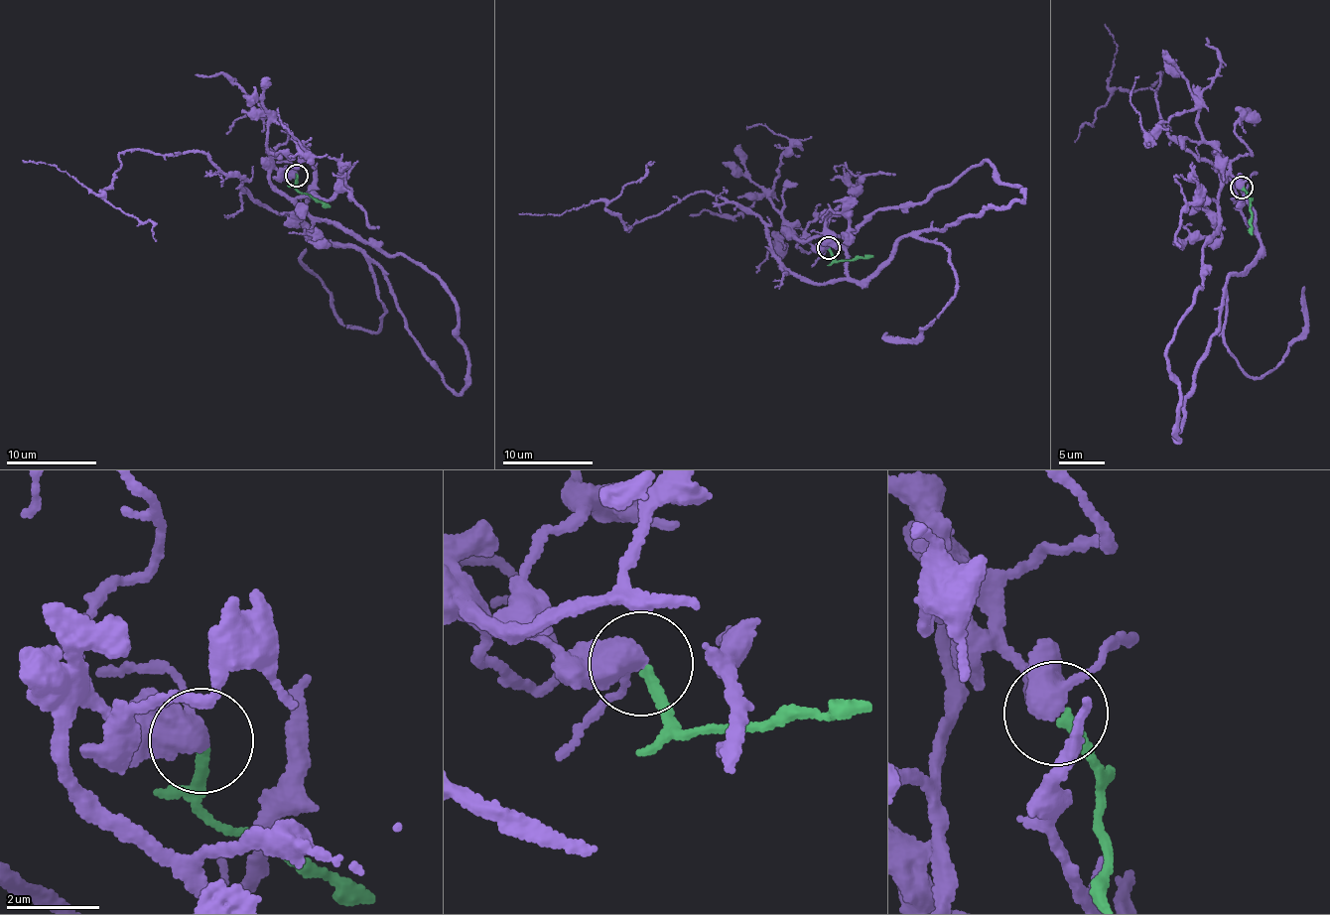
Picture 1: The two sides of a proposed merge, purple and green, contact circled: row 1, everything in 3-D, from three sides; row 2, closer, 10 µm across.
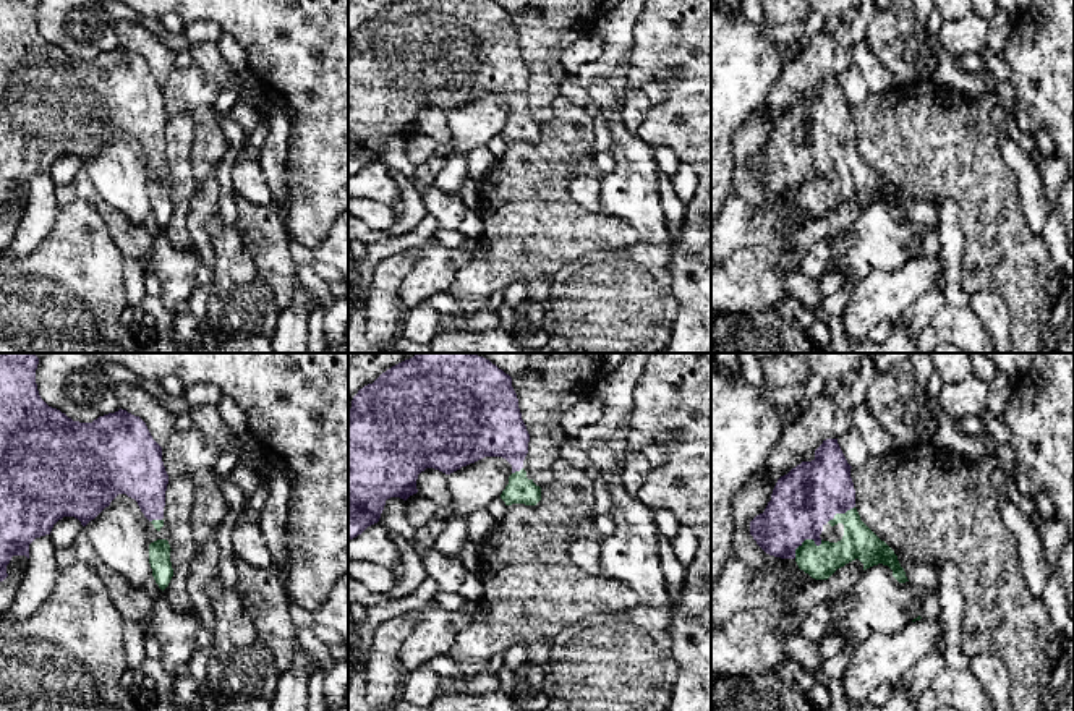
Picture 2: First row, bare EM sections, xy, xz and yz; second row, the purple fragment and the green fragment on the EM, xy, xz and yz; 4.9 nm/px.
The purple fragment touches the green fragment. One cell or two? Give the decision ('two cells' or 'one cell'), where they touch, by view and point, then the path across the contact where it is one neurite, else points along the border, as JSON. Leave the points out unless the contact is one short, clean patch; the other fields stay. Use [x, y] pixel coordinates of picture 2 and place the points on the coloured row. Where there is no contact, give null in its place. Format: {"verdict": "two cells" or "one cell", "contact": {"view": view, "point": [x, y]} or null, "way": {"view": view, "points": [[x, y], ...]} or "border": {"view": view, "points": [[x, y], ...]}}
{"verdict": "one cell", "contact": {"view": "yz", "point": [805, 538]}, "way": {"view": "yz", "points": [[809, 496], [805, 502], [805, 538], [805, 546], [820, 562]]}}

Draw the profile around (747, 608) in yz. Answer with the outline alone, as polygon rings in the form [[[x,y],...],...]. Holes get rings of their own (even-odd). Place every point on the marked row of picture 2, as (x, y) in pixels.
[[[731,554],[711,585],[711,679],[750,677],[778,667],[787,638],[782,632],[786,594],[799,590],[776,572],[750,570]]]

